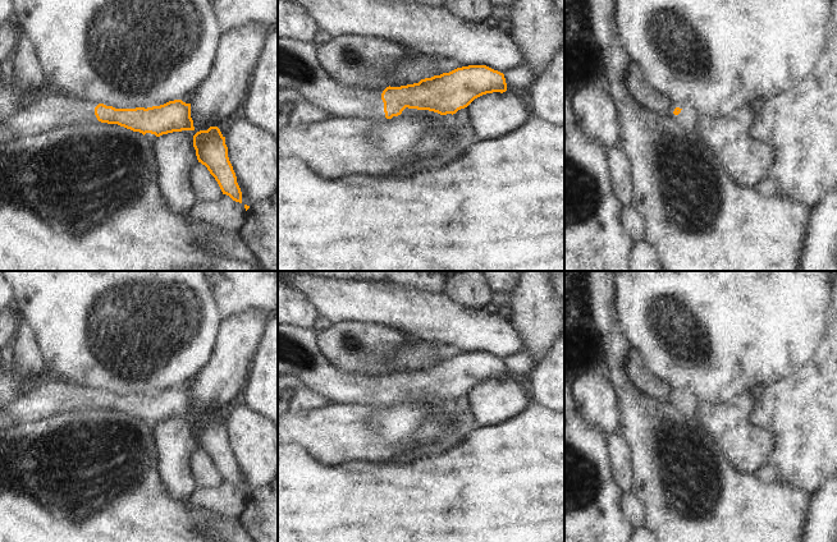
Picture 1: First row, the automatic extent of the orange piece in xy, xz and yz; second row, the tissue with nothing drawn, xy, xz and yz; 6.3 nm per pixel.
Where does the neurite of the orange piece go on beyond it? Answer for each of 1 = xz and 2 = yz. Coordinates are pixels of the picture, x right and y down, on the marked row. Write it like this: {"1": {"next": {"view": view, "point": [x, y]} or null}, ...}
{"1": {"next": {"view": "xz", "point": [298, 67]}}, "2": {"next": {"view": "yz", "point": [689, 118]}}}

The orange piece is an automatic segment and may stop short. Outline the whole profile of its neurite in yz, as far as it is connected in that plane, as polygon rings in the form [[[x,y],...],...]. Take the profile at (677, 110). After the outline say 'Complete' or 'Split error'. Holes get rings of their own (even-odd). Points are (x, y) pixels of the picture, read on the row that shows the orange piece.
[[[676,107],[673,114],[680,124],[686,127],[690,132],[695,132],[699,121],[699,114],[695,110]]]. Split error.

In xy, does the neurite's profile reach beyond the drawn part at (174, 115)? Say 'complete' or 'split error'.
split error

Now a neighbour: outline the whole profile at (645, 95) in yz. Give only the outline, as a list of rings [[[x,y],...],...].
[[[631,63],[627,72],[627,89],[632,98],[642,107],[655,114],[673,114],[676,106],[658,92],[646,79],[640,66]]]

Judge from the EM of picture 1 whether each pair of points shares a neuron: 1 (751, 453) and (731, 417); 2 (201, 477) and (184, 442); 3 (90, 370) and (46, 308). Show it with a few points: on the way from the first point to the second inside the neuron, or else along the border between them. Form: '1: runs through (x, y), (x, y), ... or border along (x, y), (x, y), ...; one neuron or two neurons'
1: runs through (742, 444), (732, 432), (731, 426); one neuron
2: border along (197, 448), (191, 453), (191, 474), (196, 485); two neurons
3: runs through (90, 354), (62, 324); one neuron

